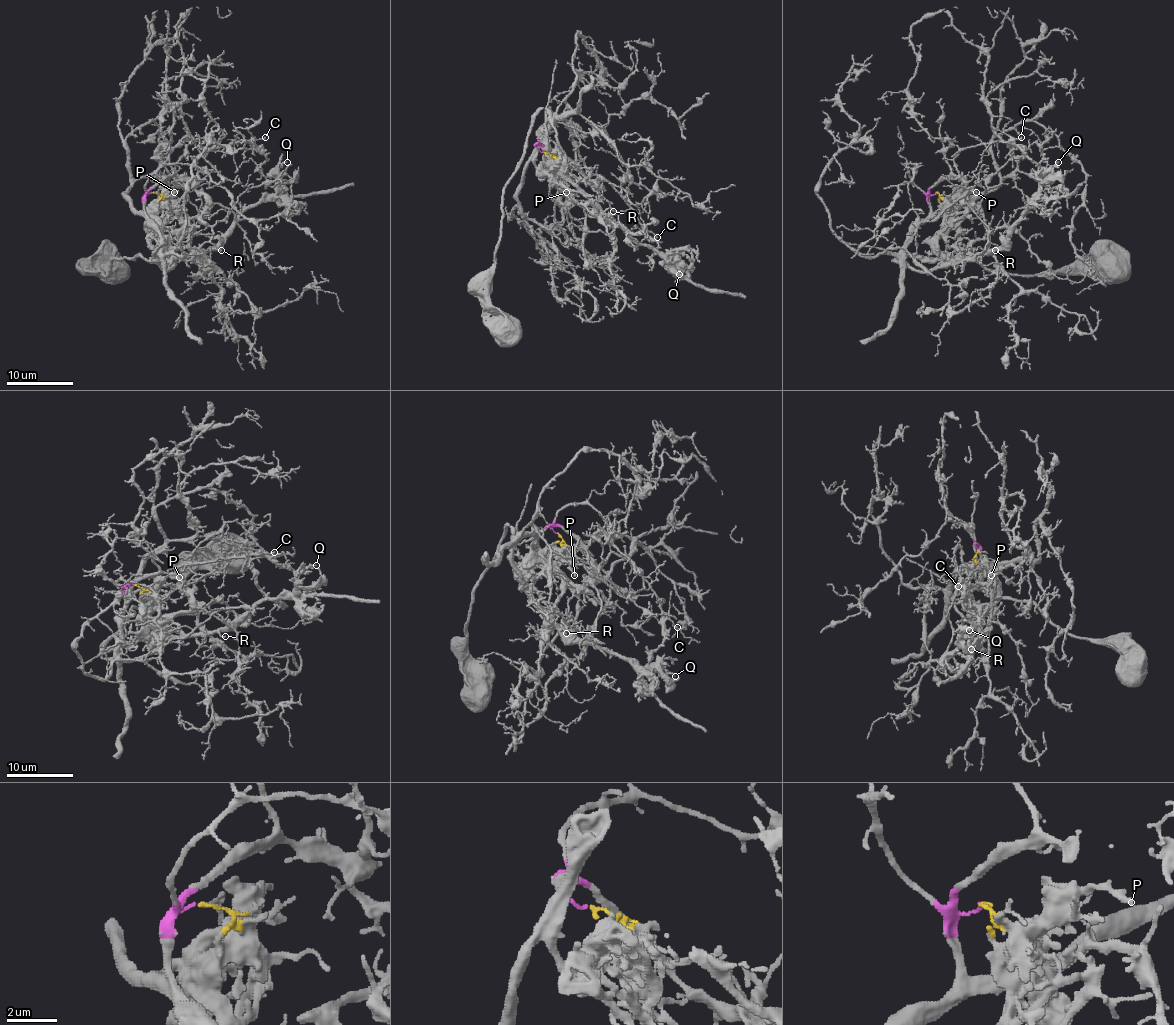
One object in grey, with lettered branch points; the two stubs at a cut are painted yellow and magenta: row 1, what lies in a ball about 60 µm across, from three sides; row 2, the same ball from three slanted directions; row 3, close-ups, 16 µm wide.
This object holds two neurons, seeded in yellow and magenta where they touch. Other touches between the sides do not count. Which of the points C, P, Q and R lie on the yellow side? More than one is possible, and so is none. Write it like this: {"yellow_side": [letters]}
{"yellow_side": ["P", "Q", "R"]}

